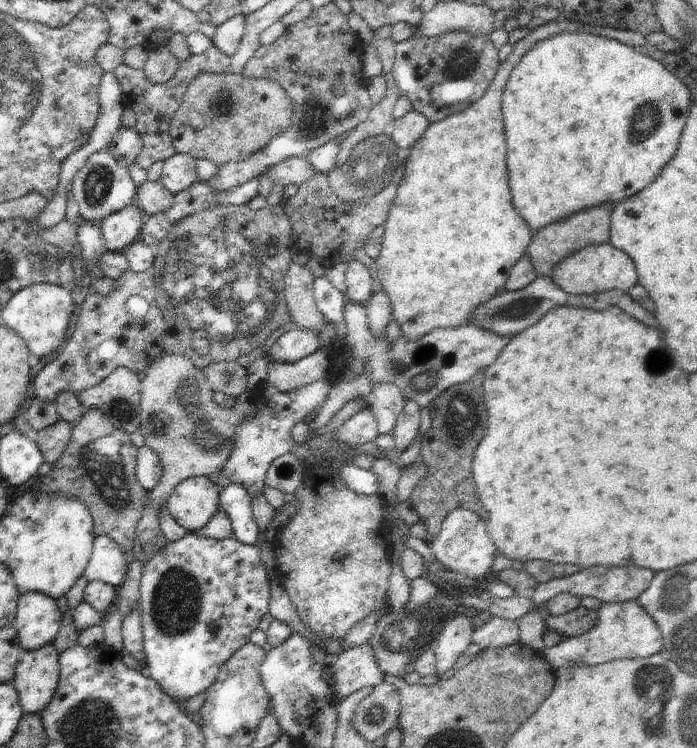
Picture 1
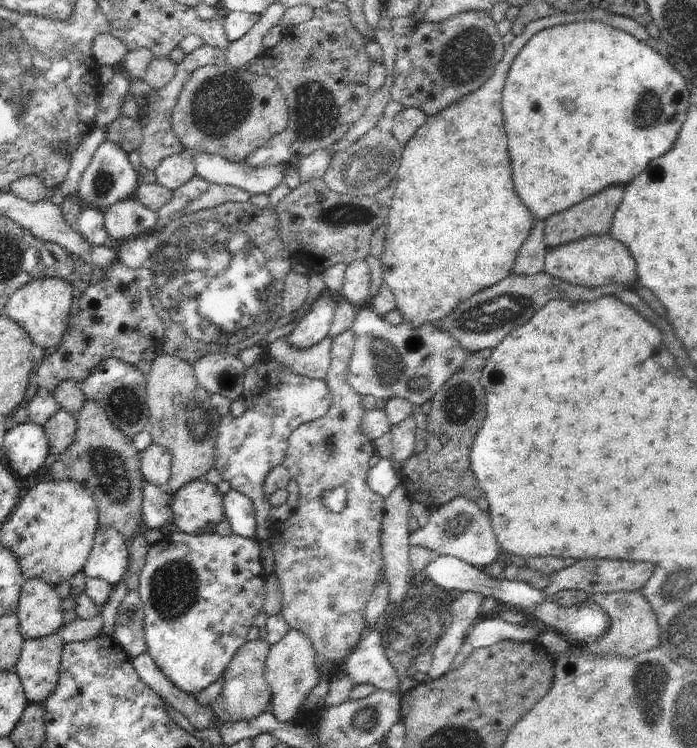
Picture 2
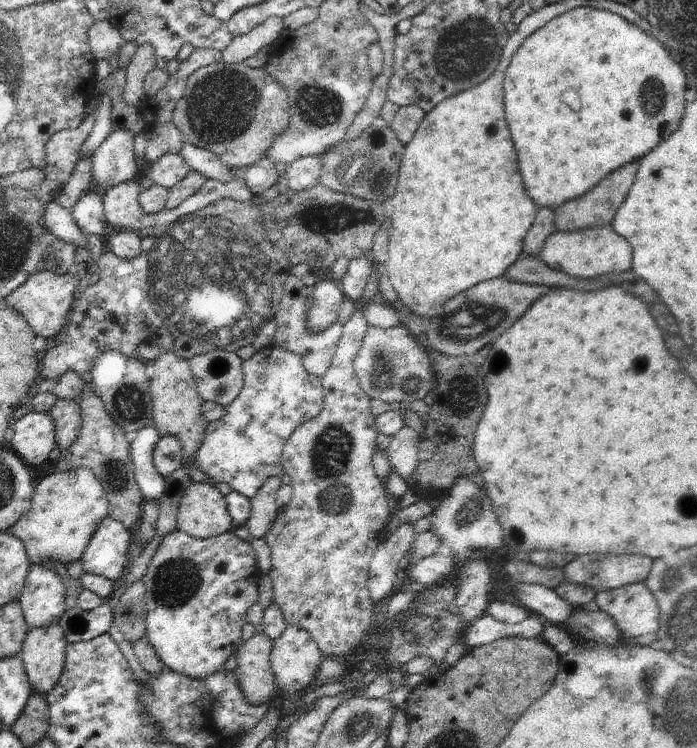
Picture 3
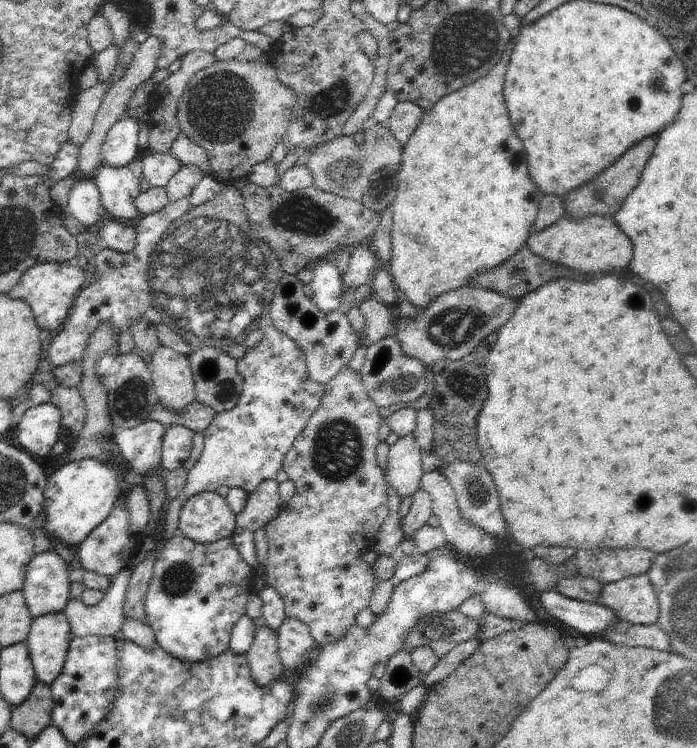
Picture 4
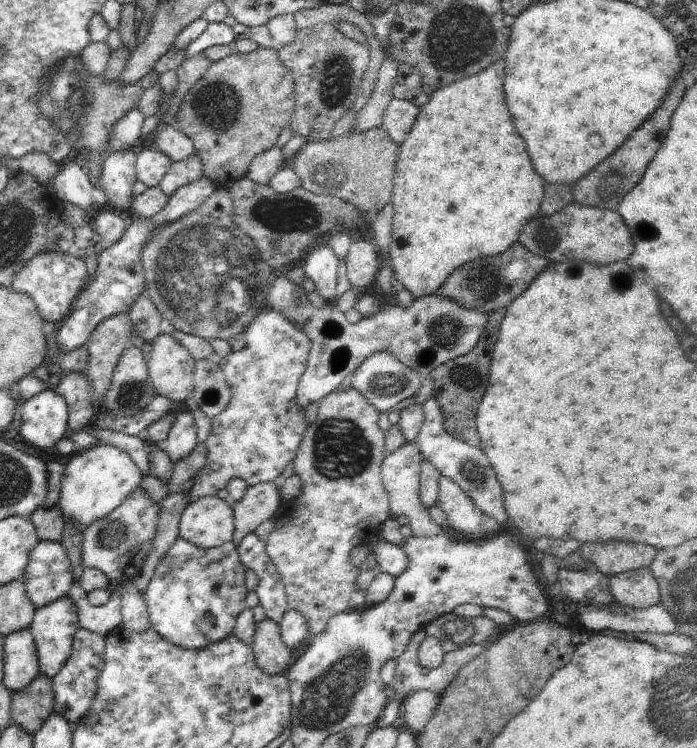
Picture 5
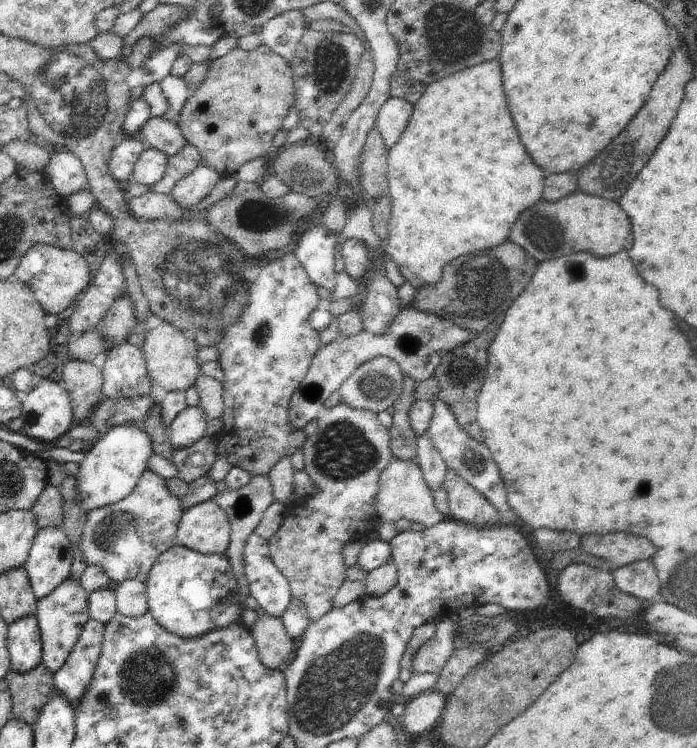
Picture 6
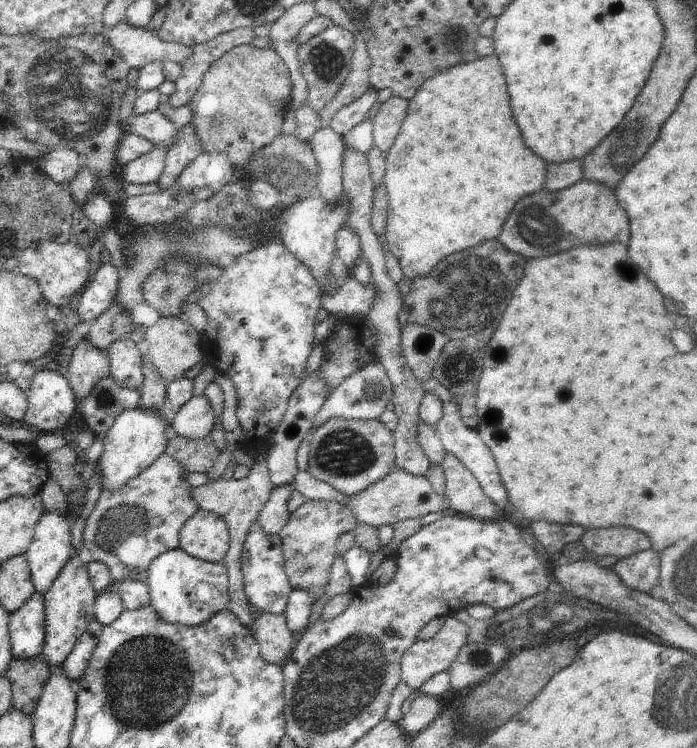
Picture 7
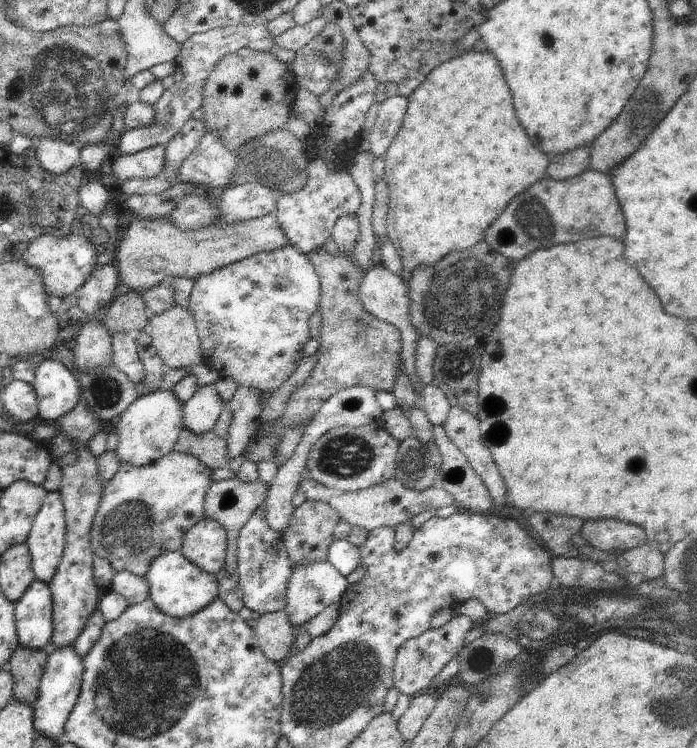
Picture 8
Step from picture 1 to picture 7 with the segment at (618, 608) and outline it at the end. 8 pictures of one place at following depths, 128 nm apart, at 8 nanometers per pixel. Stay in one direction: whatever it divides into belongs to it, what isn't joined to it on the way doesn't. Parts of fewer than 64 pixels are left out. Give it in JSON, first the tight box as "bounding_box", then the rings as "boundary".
{"bounding_box":[613,549,661,595],"boundary":[[[654,549],[639,552],[638,554],[632,555],[620,559],[613,567],[613,571],[618,574],[621,581],[628,587],[650,595],[650,590],[654,586],[659,585],[659,574],[660,574],[660,557],[661,553],[656,552]]]}

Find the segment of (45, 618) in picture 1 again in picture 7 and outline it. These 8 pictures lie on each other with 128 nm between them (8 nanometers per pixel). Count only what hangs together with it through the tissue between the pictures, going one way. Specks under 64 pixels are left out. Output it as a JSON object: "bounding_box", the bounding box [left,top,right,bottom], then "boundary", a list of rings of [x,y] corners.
{"bounding_box":[25,513,74,593],"boundary":[[[44,513],[39,518],[29,549],[25,552],[36,593],[47,593],[64,566],[68,564],[74,550],[71,545],[71,530],[72,523],[67,516]]]}

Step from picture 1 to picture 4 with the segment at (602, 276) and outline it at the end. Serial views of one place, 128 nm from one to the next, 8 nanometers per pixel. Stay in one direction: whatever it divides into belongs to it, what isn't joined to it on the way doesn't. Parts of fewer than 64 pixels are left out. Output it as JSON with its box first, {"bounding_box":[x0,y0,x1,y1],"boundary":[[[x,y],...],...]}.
{"bounding_box":[526,214,634,275],"boundary":[[[564,214],[550,228],[530,233],[526,246],[534,255],[542,256],[549,262],[594,275],[629,269],[634,250],[632,240],[618,227],[614,218],[597,215],[572,220]]]}

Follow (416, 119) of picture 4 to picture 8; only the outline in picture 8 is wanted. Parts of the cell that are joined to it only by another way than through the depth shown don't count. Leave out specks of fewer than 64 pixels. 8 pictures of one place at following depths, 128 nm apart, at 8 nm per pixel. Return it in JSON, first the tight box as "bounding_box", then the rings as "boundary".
{"bounding_box":[369,94,409,157],"boundary":[[[396,94],[381,102],[376,120],[371,130],[369,152],[375,157],[383,157],[398,134],[407,111],[409,98]]]}

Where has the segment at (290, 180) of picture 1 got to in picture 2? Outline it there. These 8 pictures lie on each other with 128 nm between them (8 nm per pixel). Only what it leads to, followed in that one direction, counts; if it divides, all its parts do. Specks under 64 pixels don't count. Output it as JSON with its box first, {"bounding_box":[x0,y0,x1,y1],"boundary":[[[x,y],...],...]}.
{"bounding_box":[193,153,288,195],"boundary":[[[213,153],[193,154],[195,175],[208,183],[232,185],[246,190],[250,195],[270,195],[282,183],[288,170],[286,165],[252,168],[243,163],[229,162]]]}

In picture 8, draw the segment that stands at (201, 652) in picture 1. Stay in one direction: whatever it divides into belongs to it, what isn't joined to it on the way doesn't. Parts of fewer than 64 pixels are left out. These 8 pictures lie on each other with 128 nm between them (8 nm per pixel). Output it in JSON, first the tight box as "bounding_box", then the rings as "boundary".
{"bounding_box":[145,551,218,618],"boundary":[[[180,551],[167,552],[155,558],[150,563],[145,577],[149,582],[149,597],[153,600],[154,606],[171,617],[184,618],[198,614],[218,596],[217,576],[200,570]]]}

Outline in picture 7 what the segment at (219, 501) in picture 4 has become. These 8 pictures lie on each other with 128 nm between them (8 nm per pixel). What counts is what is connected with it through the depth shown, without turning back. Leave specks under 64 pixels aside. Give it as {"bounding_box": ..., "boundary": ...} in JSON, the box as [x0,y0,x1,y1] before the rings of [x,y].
{"bounding_box":[179,509,229,562],"boundary":[[[198,509],[179,532],[179,547],[196,558],[220,562],[229,549],[227,522],[215,512]]]}

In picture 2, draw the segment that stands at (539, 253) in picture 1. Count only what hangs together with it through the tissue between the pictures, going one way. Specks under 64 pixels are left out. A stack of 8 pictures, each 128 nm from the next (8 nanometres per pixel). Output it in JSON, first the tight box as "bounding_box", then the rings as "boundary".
{"bounding_box":[544,184,626,250],"boundary":[[[624,184],[608,186],[602,192],[598,192],[591,198],[584,200],[584,202],[550,216],[546,220],[544,230],[544,244],[546,244],[547,250],[562,246],[562,244],[568,244],[568,242],[574,242],[574,240],[588,238],[588,236],[606,236],[606,234],[609,234],[613,224],[613,217],[620,207],[625,190],[626,186]]]}

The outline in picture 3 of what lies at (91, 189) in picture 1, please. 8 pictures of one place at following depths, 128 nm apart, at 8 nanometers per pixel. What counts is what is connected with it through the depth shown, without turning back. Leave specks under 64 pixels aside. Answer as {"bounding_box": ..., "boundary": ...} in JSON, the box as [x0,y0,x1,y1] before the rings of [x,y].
{"bounding_box":[91,130,138,196],"boundary":[[[112,130],[91,158],[92,190],[103,196],[108,190],[138,177],[134,136],[130,131]]]}

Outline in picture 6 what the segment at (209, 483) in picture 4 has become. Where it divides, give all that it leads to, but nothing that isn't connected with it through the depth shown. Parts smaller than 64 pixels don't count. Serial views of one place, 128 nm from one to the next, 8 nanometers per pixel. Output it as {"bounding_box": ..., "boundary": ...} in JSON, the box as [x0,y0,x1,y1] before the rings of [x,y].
{"bounding_box":[214,250,324,477],"boundary":[[[291,250],[263,259],[265,263],[258,268],[250,268],[246,290],[240,286],[240,294],[228,300],[228,306],[222,308],[224,316],[220,321],[228,322],[222,331],[222,339],[214,347],[220,352],[218,362],[224,371],[225,408],[220,420],[222,428],[215,434],[217,456],[225,456],[232,467],[246,470],[250,477],[266,476],[280,458],[291,456],[307,442],[304,430],[294,430],[289,425],[288,408],[298,384],[306,378],[312,358],[320,347],[320,334],[310,326],[310,314],[324,306],[304,266]]]}

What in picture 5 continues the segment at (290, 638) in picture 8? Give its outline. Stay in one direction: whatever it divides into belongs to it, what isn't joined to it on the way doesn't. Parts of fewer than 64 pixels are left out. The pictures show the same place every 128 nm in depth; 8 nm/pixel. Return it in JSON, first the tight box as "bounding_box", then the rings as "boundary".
{"bounding_box":[251,618,292,676],"boundary":[[[266,618],[256,625],[251,646],[256,656],[256,664],[268,676],[286,673],[292,650],[284,644],[279,623]]]}

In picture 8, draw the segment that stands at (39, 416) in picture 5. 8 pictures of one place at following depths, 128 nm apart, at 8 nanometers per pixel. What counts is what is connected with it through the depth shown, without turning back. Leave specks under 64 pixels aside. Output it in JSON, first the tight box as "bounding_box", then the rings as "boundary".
{"bounding_box":[31,359,82,422],"boundary":[[[45,359],[35,368],[31,385],[38,399],[37,415],[46,422],[62,418],[82,399],[78,375],[58,361]]]}

